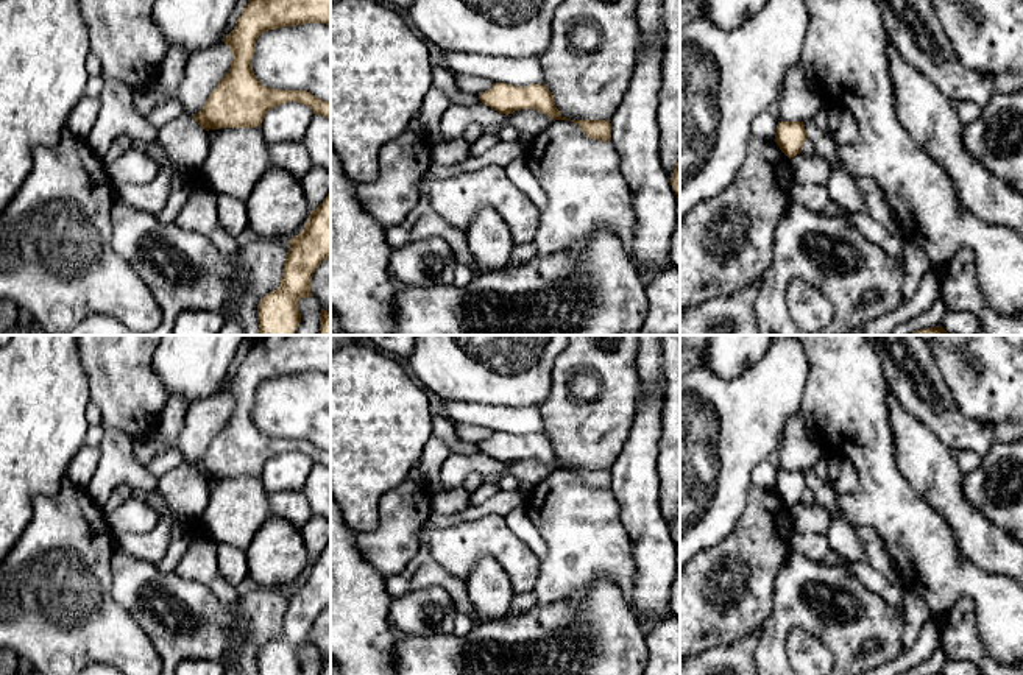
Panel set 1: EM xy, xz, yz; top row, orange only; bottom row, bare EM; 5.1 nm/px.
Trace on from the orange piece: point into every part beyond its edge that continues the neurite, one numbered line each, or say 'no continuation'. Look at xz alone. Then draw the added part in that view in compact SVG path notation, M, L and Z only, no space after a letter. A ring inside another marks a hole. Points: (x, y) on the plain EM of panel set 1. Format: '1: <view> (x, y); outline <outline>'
no continuation

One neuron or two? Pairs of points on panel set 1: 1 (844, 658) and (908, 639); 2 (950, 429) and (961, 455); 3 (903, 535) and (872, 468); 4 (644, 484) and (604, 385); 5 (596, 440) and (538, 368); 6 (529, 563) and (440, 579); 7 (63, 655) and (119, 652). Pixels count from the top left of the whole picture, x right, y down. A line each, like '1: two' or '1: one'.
1: two
2: two
3: one
4: two
5: two
6: two
7: one

